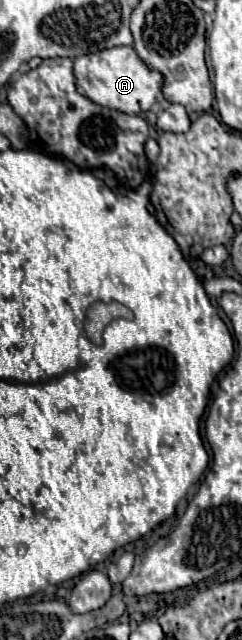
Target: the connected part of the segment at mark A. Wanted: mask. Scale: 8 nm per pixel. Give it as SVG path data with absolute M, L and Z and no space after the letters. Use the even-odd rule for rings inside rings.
M116 46L74 58L74 78L86 98L126 114L140 114L150 110L162 86L162 76L154 70L148 70L130 46Z

